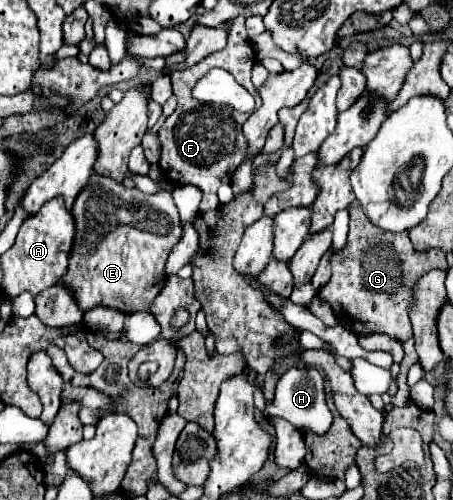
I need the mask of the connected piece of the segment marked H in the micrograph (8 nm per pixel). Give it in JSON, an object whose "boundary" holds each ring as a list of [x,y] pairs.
{"boundary":[[[292,368],[292,370],[288,370],[278,382],[276,396],[274,396],[272,404],[266,406],[266,414],[280,416],[280,418],[288,420],[300,432],[310,430],[314,434],[324,434],[332,424],[332,414],[330,414],[326,400],[324,400],[324,378],[322,378],[322,374],[316,368]]]}

